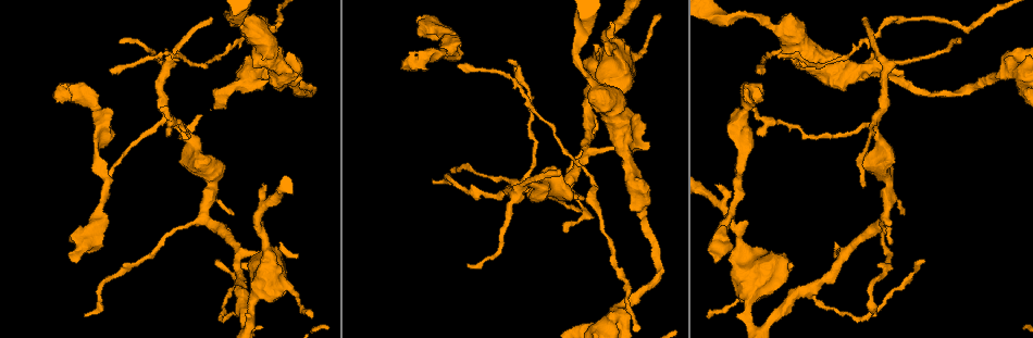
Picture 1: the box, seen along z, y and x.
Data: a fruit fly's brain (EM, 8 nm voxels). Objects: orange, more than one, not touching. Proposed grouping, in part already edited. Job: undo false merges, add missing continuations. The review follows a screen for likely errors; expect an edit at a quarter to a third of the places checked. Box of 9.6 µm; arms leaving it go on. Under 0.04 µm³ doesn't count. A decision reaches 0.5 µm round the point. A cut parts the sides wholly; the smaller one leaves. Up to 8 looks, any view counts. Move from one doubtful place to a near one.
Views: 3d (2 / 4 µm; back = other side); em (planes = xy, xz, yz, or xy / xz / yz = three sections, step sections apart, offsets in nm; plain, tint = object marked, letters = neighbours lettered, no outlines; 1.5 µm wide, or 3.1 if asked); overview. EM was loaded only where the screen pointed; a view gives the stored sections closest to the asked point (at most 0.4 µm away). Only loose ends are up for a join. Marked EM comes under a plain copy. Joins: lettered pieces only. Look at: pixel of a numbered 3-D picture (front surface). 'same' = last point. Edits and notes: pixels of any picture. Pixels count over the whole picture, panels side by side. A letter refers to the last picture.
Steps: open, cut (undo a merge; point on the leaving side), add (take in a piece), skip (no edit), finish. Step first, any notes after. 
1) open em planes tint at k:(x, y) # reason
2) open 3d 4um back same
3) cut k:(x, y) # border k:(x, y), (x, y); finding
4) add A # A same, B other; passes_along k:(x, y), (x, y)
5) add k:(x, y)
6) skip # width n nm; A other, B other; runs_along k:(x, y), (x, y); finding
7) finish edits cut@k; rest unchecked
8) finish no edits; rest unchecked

open 3d 2um at 1:(558, 170) # branch stops here

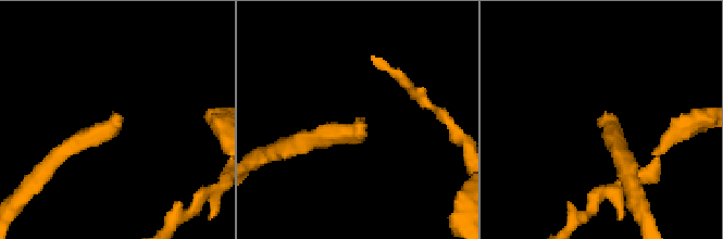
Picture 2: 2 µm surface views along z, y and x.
open em planes letters at 2:(118, 119)

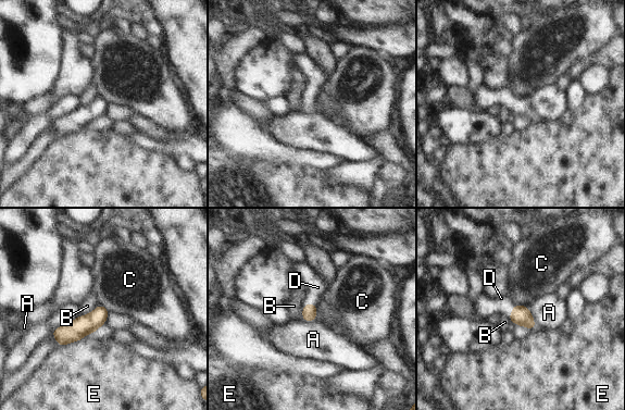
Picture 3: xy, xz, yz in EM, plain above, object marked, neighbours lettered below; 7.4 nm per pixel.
add D # A other, B other, C other, D same, E other; passes_along 3:(309, 311), (304, 306), (314, 288); it goes on there

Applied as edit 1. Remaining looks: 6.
open overview # see it whole again

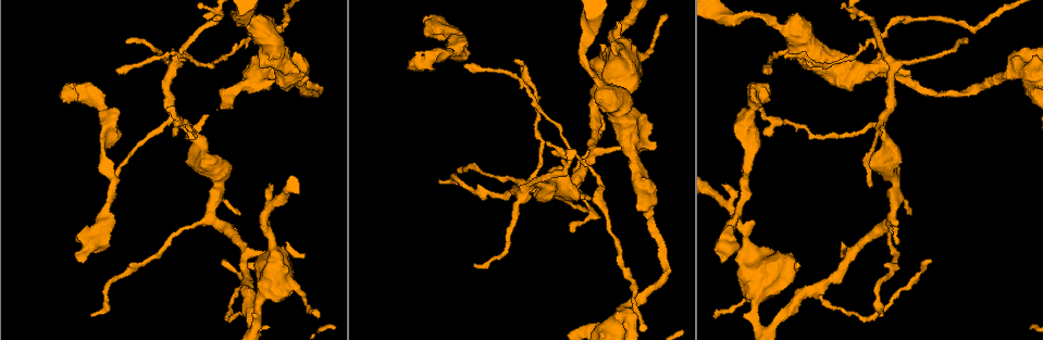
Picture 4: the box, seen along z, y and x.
open em planes letters at 4:(1001, 76) # calibre changes

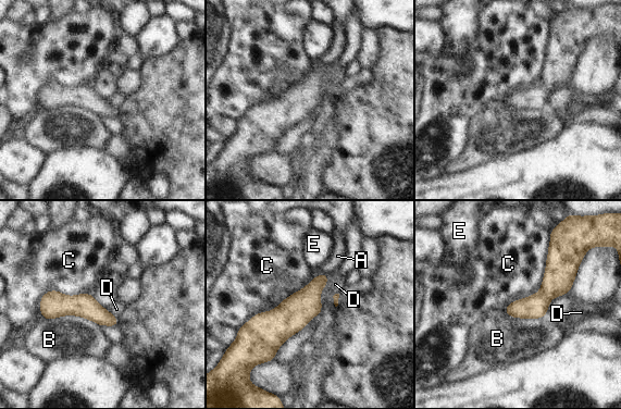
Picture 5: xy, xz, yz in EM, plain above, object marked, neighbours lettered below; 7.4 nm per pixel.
skip # A other, B other, C other, D other, E other; runs_along 5:(42, 301), (84, 305), (115, 320); all the same neuron

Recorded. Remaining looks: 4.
open 3d 2um back at 4:(247, 264) # an open end

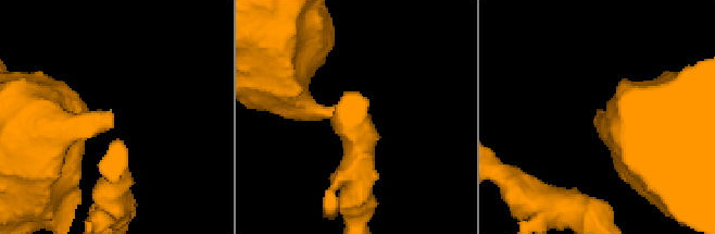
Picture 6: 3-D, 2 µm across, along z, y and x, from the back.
open em planes letters at 6:(109, 115)

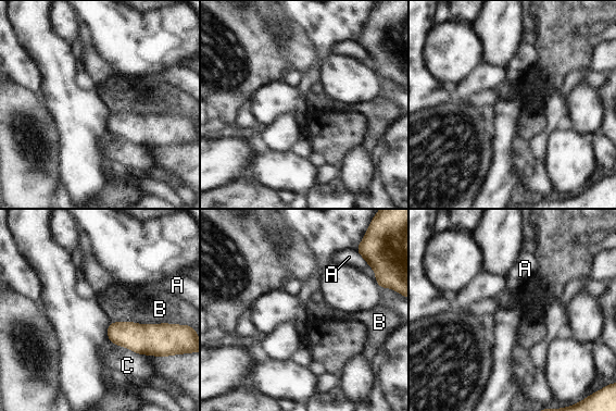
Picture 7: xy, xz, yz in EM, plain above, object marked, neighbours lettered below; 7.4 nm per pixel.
skip # A other, B other, C other; border 7:(116, 345), (122, 345), (147, 356); no lettered piece goes on from it

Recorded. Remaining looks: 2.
finish edits add@3; rest unchecked

